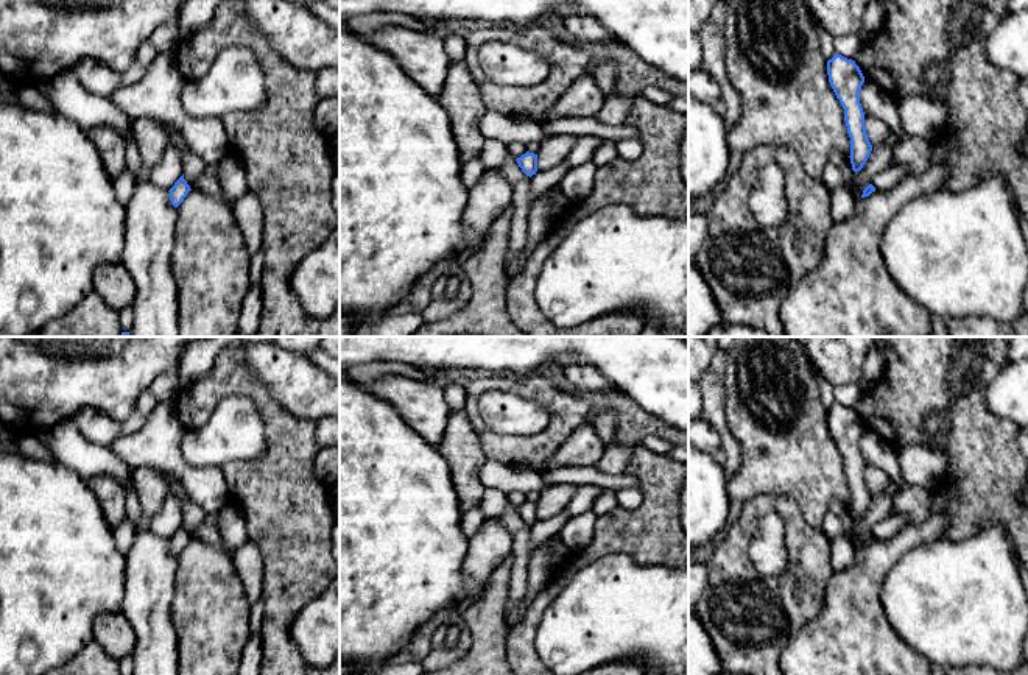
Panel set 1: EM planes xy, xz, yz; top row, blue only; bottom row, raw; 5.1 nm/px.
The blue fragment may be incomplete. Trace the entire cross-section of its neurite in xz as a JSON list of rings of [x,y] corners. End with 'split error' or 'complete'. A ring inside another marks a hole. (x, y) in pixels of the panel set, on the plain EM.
[[[526,500],[520,507],[516,508],[519,516],[526,525],[533,525],[537,521],[537,504]]]; complete

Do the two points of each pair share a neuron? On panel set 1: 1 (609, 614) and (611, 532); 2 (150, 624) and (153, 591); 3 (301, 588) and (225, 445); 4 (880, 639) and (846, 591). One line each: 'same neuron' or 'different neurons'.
1: different neurons
2: same neuron
3: different neurons
4: same neuron

